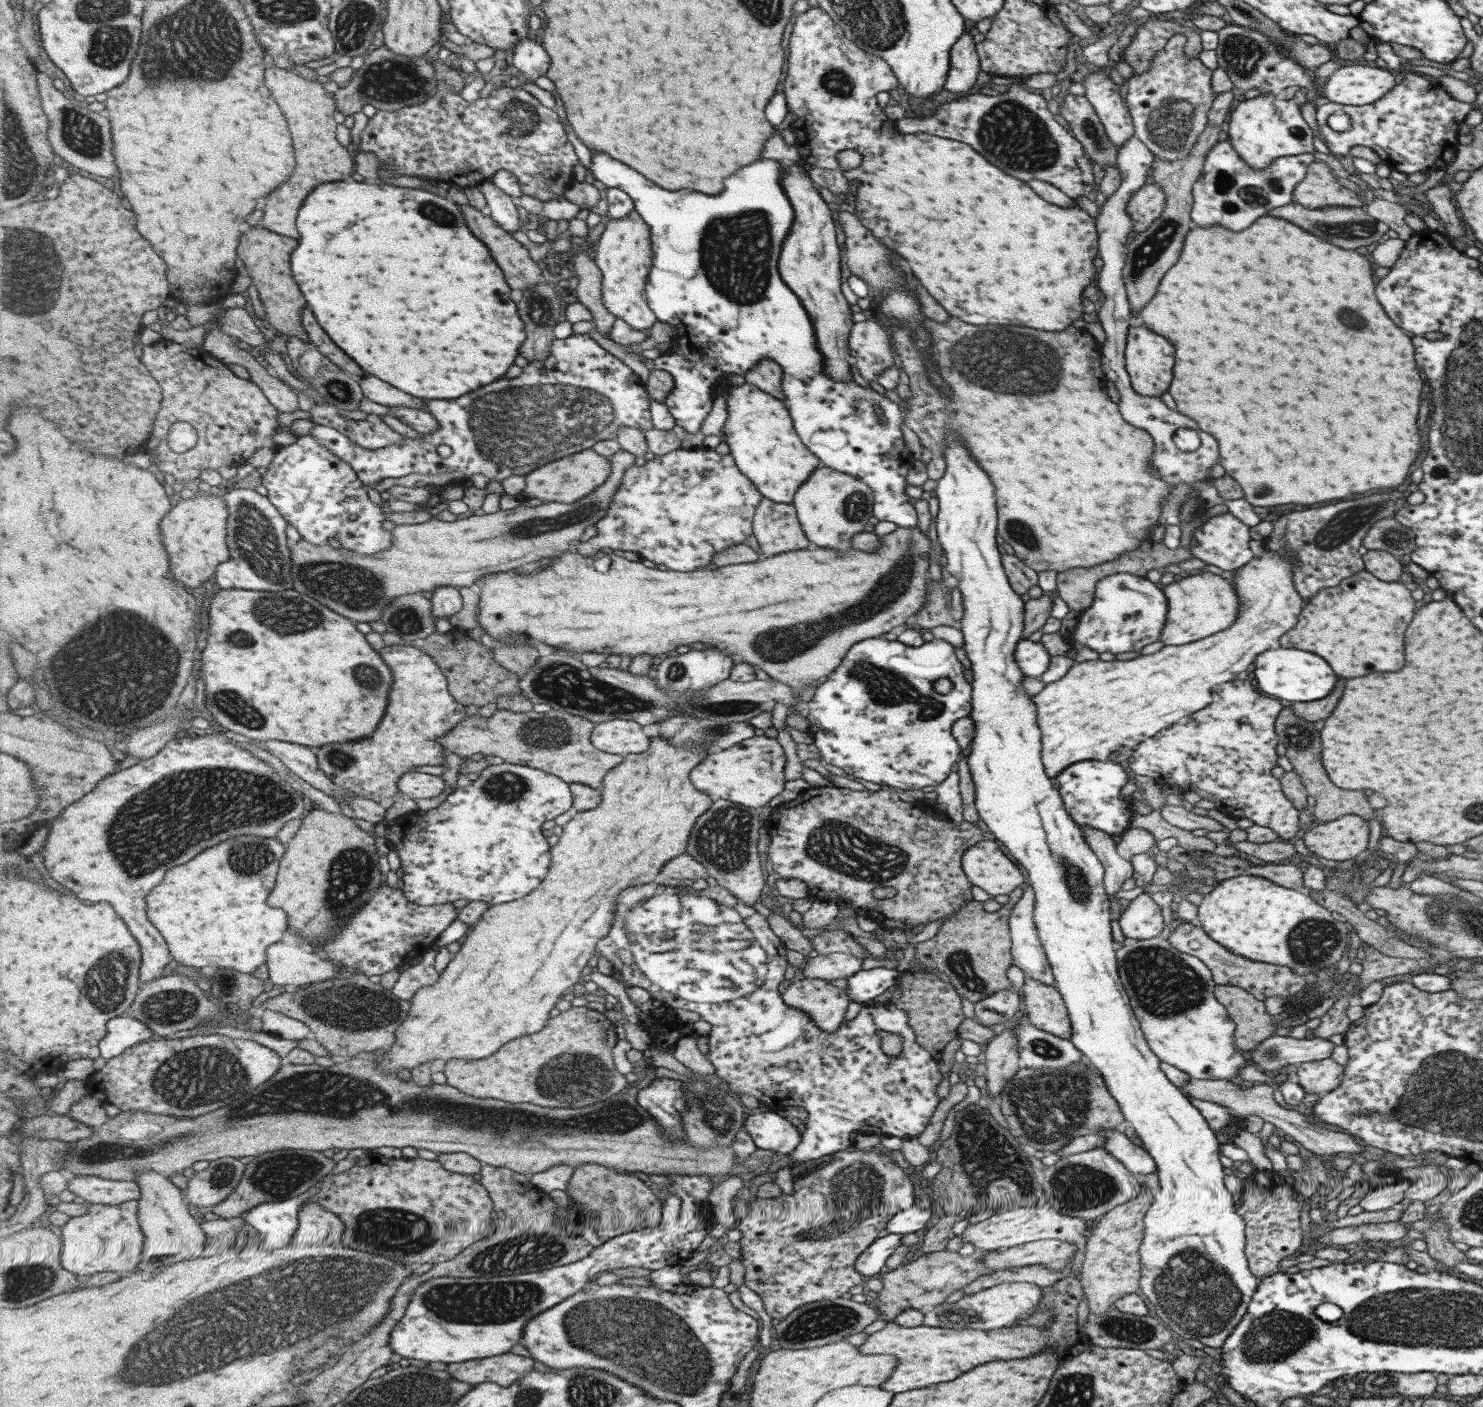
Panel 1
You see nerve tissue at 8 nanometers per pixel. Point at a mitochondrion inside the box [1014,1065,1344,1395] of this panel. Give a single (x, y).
(1198, 1296)

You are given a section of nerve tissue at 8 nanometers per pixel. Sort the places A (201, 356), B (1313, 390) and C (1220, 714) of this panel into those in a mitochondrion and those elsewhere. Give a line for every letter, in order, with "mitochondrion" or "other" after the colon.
A: other
B: other
C: other

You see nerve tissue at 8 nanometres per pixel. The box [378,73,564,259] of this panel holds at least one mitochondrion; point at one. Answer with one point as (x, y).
(515, 120)

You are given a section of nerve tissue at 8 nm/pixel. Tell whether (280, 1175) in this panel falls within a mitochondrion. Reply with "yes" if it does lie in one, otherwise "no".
yes

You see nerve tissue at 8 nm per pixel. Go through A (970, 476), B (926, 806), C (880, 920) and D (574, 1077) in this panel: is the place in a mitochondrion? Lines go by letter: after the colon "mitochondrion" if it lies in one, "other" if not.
A: other
B: other
C: other
D: mitochondrion

